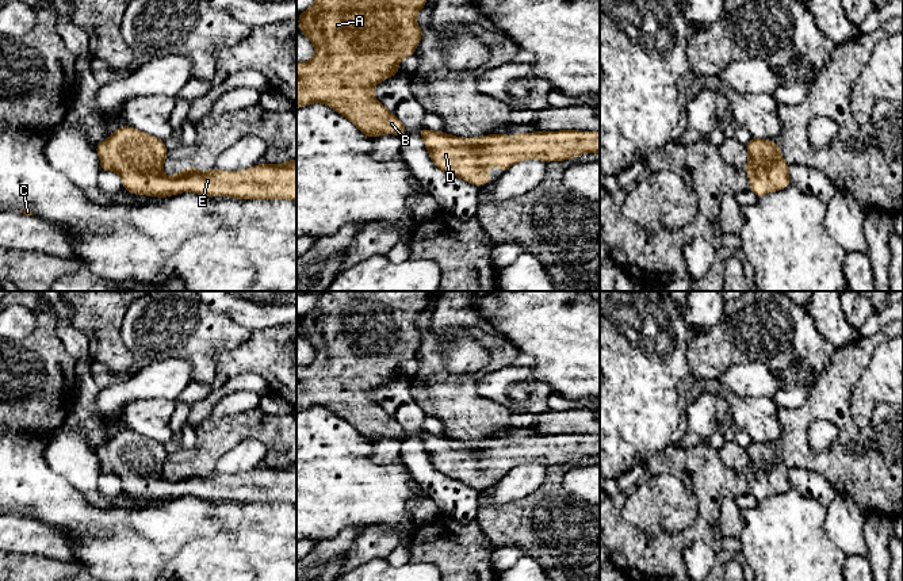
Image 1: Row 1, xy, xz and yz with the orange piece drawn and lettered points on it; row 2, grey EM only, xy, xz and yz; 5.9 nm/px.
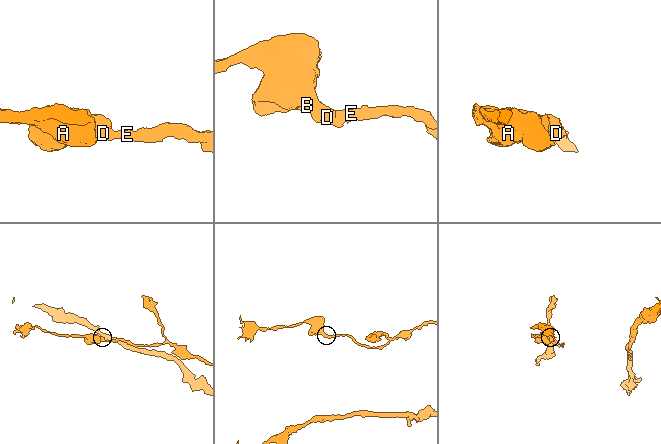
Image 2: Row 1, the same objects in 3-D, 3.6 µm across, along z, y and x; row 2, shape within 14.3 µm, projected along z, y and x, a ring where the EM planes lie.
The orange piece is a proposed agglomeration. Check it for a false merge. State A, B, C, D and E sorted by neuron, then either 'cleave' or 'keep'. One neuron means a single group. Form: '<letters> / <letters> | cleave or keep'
A B C D E | keep

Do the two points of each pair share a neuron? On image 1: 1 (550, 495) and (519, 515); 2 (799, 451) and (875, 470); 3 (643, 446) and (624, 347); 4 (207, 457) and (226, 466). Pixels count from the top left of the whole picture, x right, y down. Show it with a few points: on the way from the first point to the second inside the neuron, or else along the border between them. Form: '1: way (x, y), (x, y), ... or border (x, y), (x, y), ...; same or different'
1: way (542, 503), (527, 515); same
2: way (818, 462), (840, 470), (856, 470); same
3: way (643, 421), (643, 371); same
4: border (240, 440), (217, 461), (214, 470); different

